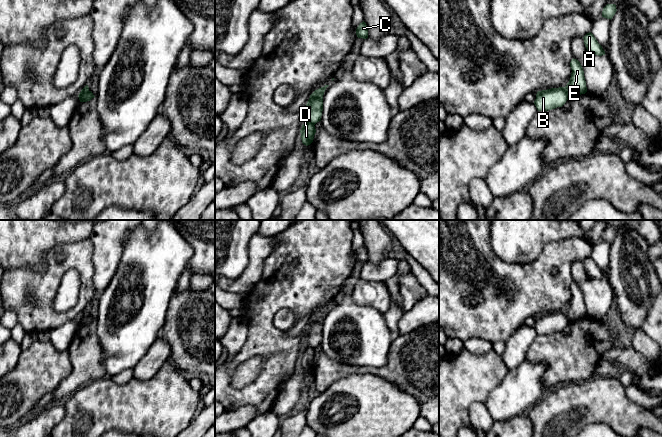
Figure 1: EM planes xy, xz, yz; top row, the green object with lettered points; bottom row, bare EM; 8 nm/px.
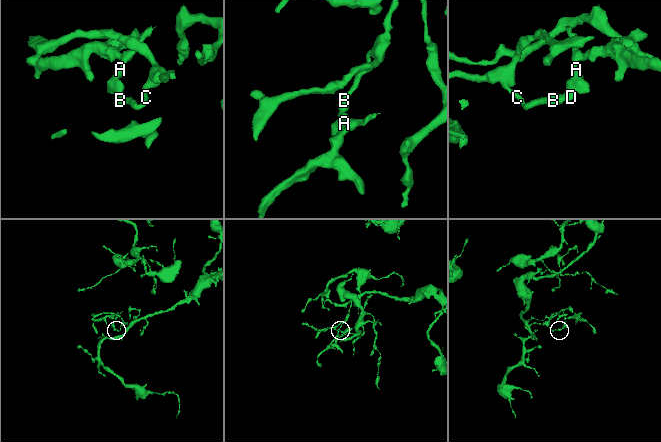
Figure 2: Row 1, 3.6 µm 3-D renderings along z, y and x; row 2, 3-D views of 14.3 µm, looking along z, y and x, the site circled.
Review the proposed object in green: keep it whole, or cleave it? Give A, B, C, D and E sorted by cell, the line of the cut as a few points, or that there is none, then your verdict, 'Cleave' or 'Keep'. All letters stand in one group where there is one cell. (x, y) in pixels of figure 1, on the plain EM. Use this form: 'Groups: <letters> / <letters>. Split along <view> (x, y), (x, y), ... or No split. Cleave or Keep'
Groups: A D E / B C. Split along xy (88, 314), (79, 321). Cleave

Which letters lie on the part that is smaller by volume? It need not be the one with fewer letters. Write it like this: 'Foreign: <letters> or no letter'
Foreign: A, D, E

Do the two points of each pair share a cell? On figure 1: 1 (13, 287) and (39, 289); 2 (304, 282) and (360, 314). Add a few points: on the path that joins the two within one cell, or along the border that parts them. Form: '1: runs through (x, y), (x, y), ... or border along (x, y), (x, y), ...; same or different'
1: runs through (19, 284), (33, 284); same
2: border along (332, 305), (329, 309); different

